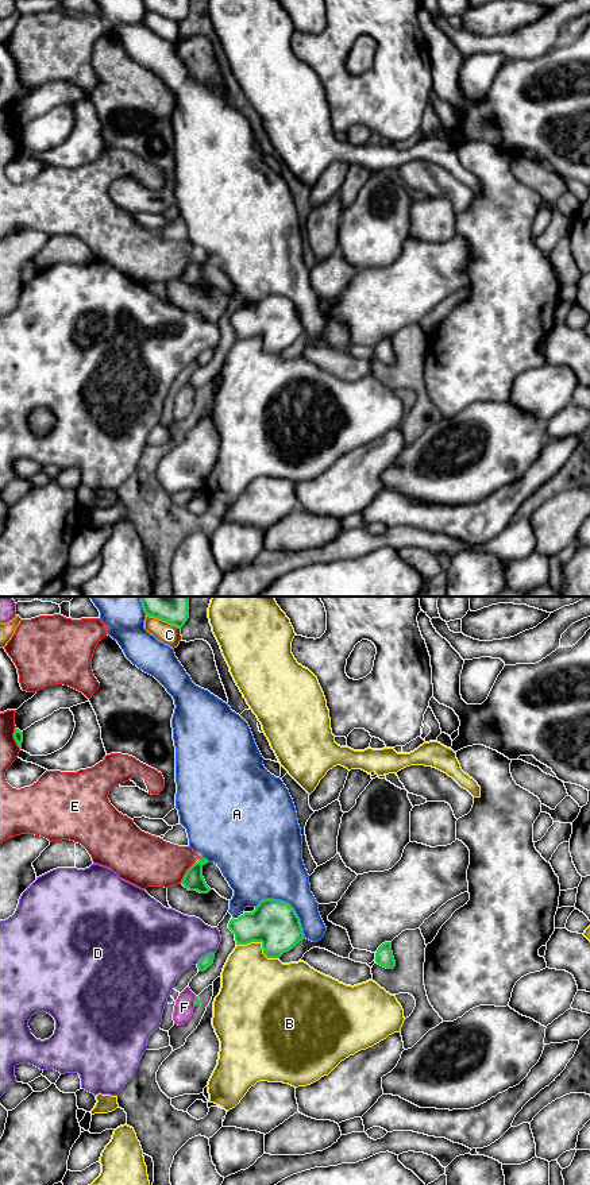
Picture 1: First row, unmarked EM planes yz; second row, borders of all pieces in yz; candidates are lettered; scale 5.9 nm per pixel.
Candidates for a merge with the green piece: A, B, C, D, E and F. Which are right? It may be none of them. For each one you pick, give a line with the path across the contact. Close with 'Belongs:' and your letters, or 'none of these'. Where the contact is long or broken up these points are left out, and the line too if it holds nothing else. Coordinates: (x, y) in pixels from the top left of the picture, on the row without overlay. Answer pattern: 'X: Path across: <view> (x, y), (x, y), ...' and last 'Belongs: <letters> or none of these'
Belongs: none of these

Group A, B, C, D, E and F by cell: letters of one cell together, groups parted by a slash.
A / B / C / D / E / F

